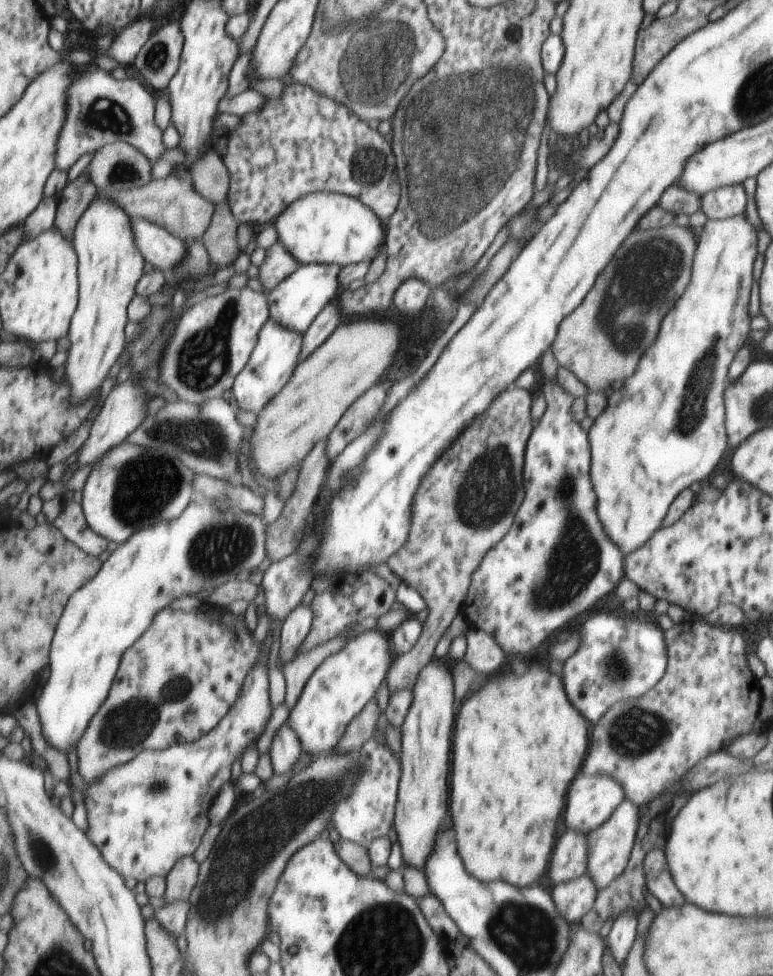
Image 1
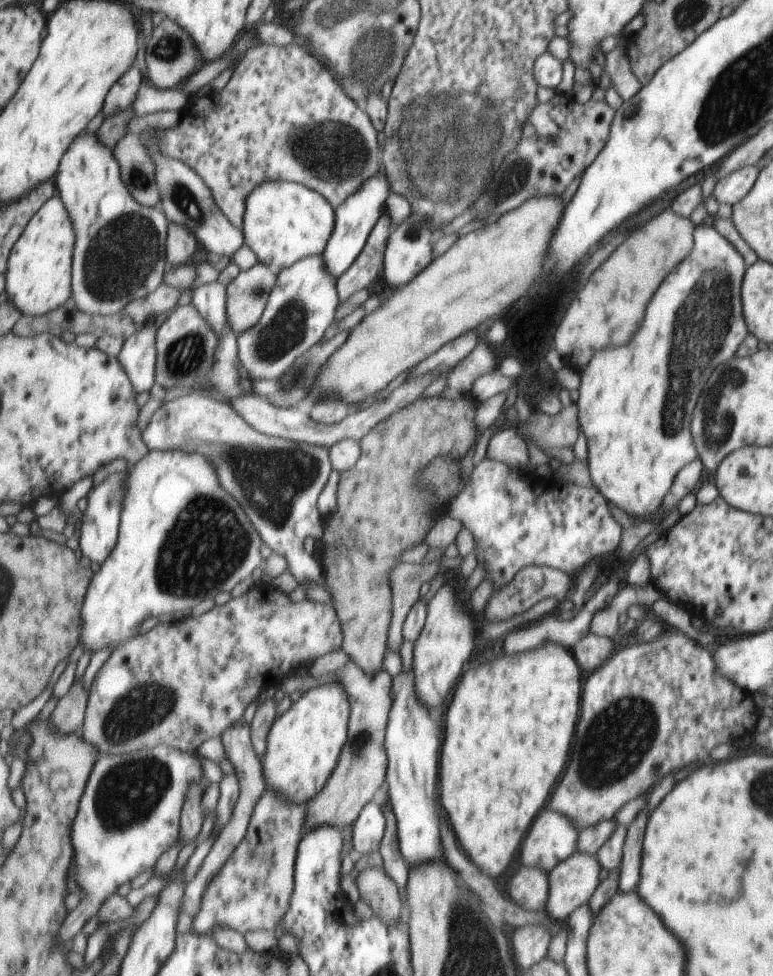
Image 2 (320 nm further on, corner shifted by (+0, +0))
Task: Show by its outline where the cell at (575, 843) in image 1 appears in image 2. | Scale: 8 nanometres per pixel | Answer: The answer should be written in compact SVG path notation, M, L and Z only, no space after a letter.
M535 867L519 868L509 880L505 896L523 910L543 911L548 898L548 876L546 874Z

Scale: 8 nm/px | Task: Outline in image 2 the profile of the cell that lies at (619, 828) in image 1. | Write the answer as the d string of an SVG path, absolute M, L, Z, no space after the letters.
M571 854L563 862L557 864L553 870L549 871L548 876L548 898L544 904L545 914L552 920L561 924L571 912L575 911L580 904L587 903L589 897L596 890L599 884L599 861L595 855Z

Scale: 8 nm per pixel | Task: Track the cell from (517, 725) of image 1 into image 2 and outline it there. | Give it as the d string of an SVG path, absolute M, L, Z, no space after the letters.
M545 643L529 652L493 658L485 664L471 666L458 678L445 712L438 801L461 850L477 868L493 878L503 874L515 858L521 838L565 768L573 724L577 722L579 694L581 672L569 652L559 644Z

